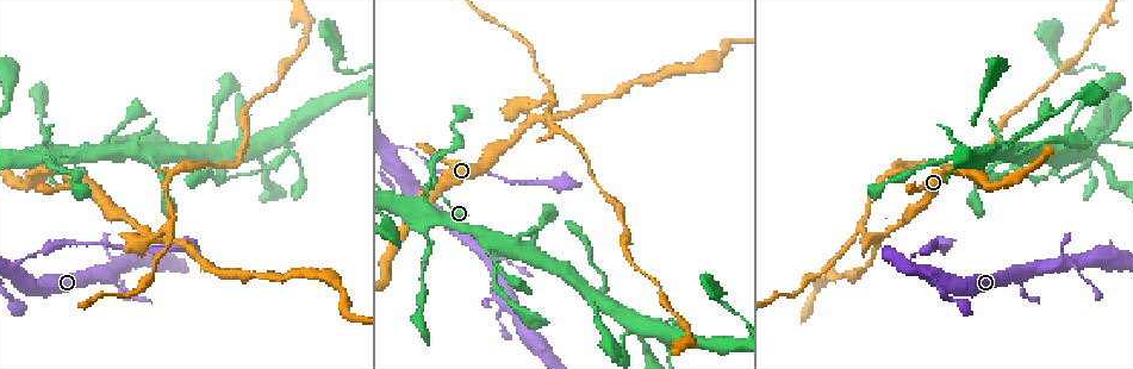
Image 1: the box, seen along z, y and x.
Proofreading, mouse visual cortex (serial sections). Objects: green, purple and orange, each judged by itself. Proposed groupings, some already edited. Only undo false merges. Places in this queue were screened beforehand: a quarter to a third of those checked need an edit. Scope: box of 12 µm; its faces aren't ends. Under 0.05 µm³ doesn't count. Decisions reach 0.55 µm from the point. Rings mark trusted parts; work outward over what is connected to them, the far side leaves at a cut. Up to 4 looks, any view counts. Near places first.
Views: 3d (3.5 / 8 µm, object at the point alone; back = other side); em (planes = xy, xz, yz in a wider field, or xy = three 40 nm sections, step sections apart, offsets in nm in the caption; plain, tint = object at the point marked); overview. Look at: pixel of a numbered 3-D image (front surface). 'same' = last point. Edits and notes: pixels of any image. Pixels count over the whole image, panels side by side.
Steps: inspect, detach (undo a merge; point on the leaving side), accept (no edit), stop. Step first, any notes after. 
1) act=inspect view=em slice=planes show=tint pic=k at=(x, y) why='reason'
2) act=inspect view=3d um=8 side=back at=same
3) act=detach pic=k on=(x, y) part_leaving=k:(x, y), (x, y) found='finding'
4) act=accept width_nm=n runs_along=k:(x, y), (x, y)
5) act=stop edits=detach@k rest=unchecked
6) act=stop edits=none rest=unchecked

act=inspect view=3d um=3.5 pic=1 at=(434, 244) why='a narrow waist'

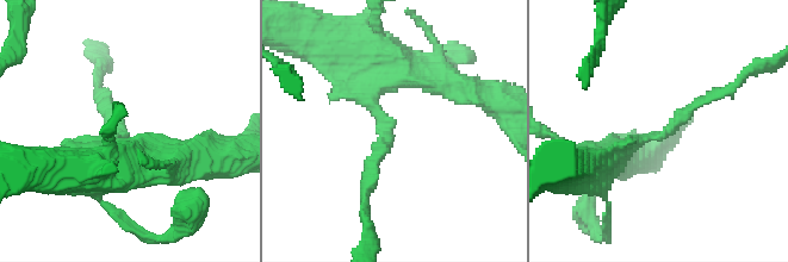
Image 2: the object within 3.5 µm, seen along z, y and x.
act=accept arm_widths_nm=150,400 runs_along=2:(591, 168), (720, 94) found='one cell here'

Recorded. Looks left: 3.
act=inspect view=3d um=3.5 pic=1 at=(226, 179) why='three arms meet'

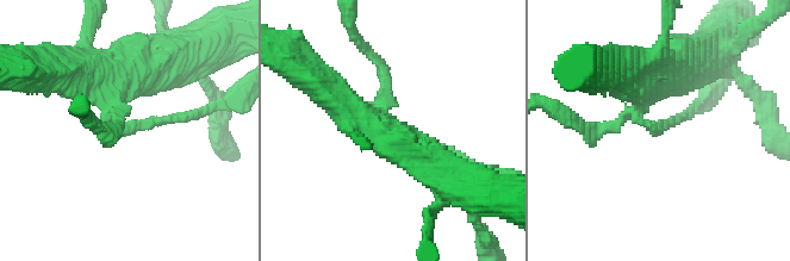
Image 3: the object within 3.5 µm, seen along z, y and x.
act=inspect view=em slice=planes show=tint pic=3 at=(659, 127) why='need the tissue'

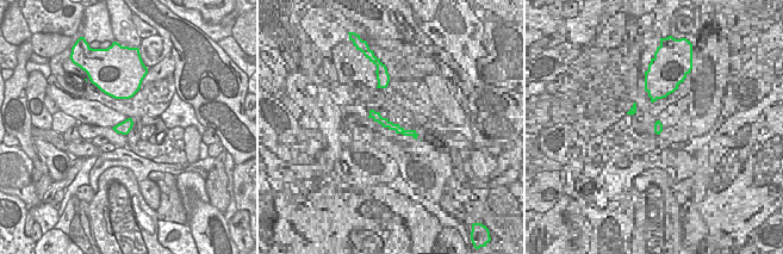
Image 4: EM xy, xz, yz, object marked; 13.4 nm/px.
act=inspect view=em slice=xy step=1 show=tint at=same why='another direction'

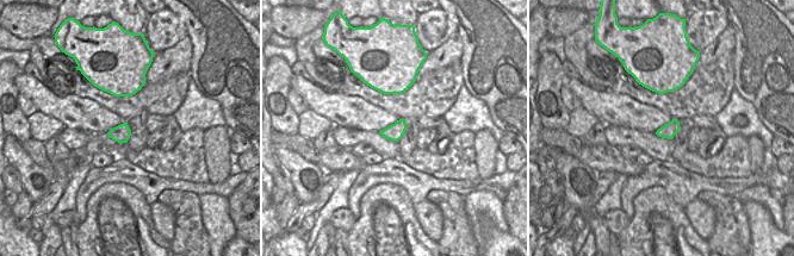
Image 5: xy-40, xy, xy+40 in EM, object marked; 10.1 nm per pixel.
act=accept width_nm=170 runs_along=3:(97, 72), (111, 126), (196, 116) found='continuous, no second cell'

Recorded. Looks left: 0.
act=stop edits=none rest=unchecked

